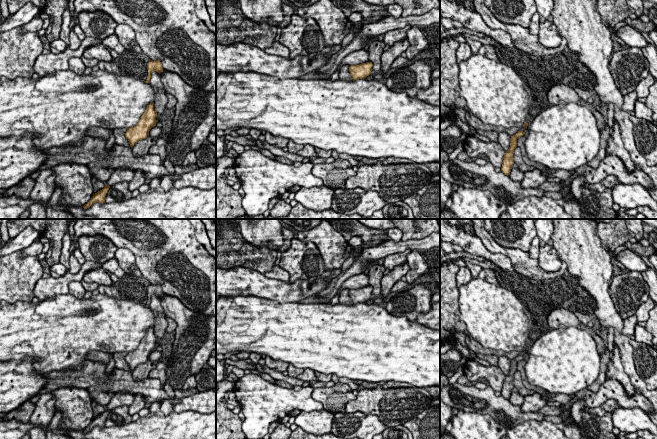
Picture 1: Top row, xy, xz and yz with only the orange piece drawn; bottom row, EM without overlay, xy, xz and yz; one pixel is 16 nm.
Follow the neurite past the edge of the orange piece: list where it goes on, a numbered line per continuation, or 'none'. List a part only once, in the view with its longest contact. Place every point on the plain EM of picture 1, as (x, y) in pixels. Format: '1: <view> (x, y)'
none

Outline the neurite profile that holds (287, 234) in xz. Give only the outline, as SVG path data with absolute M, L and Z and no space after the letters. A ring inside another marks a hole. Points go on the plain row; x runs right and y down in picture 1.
M283 226L282 228L282 236L284 239L284 243L282 246L278 247L278 246L270 244L268 247L270 249L280 251L282 253L288 250L291 246L291 240L294 239L296 236L293 234L291 230L287 229L285 226Z

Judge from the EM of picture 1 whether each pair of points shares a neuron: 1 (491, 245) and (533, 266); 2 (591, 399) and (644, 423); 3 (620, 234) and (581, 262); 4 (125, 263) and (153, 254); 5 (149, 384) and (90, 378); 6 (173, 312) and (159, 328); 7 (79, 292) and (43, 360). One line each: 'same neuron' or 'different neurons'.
1: same neuron
2: different neurons
3: different neurons
4: different neurons
5: same neuron
6: different neurons
7: different neurons

